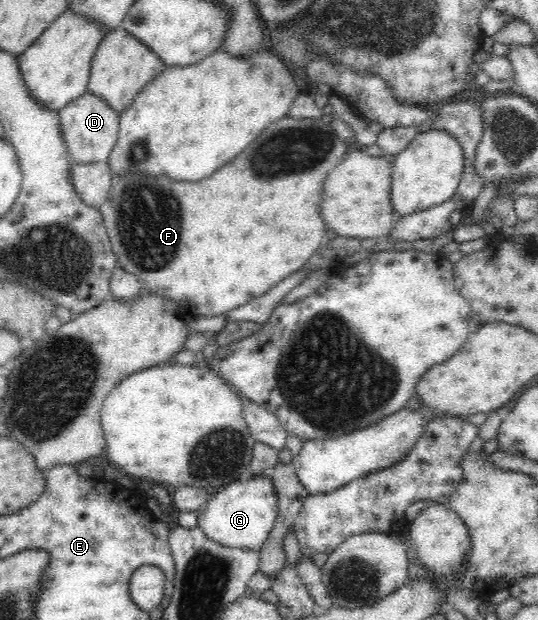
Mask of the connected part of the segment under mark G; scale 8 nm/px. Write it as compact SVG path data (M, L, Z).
M244 475L229 484L218 487L218 491L212 494L199 510L195 511L197 527L205 533L205 537L223 546L243 551L256 551L265 544L277 520L277 502L277 493L270 476Z

